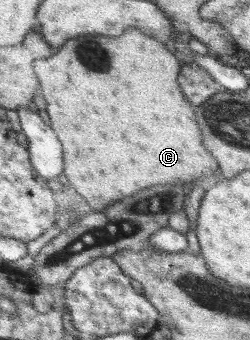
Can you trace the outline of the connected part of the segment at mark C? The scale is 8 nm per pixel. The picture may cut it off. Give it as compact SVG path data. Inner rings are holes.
M129 28L127 32L118 37L106 37L100 35L88 35L88 36L78 36L75 39L69 40L67 44L65 44L62 48L57 49L57 53L52 55L52 57L48 57L47 59L35 60L33 63L33 73L36 75L35 79L38 81L38 85L40 87L40 94L46 100L46 110L48 111L48 115L50 115L50 121L52 121L52 129L56 129L56 133L60 133L60 141L64 141L64 151L63 151L63 161L66 165L63 171L69 180L69 183L73 186L73 188L86 200L86 203L90 205L93 211L102 211L104 208L110 207L112 204L115 204L116 201L123 200L126 197L132 197L138 192L142 192L144 189L156 187L158 185L180 185L180 183L192 183L192 181L196 181L196 185L201 181L206 181L206 179L210 179L210 177L214 177L214 175L218 175L219 165L212 158L212 155L208 152L208 149L202 145L202 133L200 133L200 129L198 129L198 123L196 123L196 115L194 115L194 109L192 109L192 105L190 105L191 101L188 101L186 95L183 94L182 87L178 83L179 73L180 73L180 63L178 63L178 59L168 51L168 49L164 49L164 45L162 43L158 43L158 39L156 37L151 37L150 35L144 34L142 31L138 29Z

